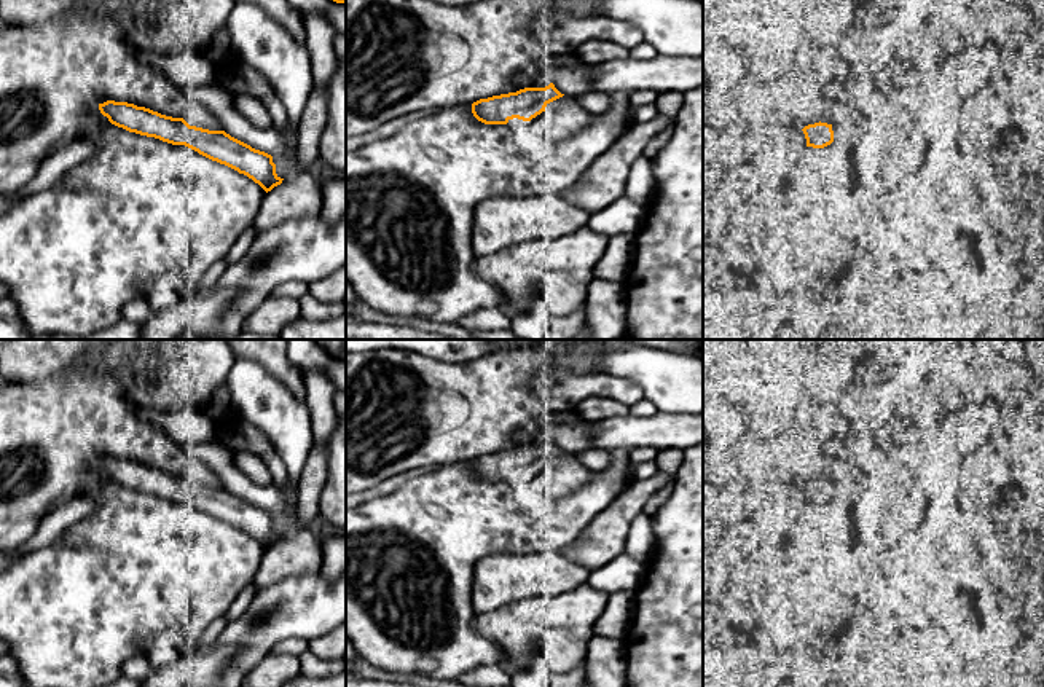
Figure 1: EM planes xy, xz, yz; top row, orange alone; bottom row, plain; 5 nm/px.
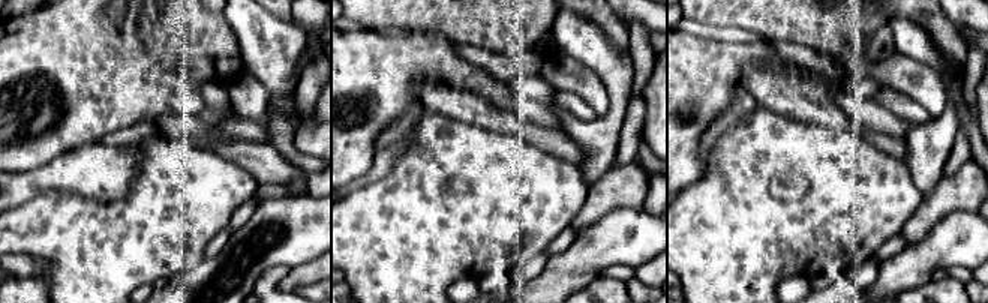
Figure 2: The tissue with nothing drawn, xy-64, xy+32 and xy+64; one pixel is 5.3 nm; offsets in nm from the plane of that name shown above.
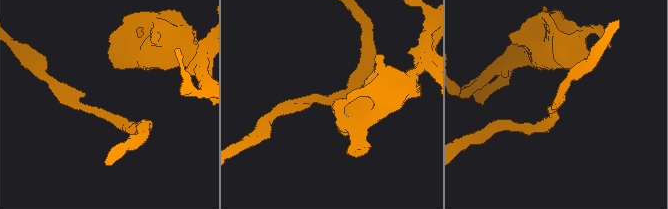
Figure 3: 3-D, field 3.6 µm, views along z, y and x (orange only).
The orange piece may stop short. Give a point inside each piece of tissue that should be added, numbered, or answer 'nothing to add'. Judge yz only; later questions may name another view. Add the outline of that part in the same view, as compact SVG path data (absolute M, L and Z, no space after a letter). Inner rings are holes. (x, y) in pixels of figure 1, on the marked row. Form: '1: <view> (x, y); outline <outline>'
nothing to add

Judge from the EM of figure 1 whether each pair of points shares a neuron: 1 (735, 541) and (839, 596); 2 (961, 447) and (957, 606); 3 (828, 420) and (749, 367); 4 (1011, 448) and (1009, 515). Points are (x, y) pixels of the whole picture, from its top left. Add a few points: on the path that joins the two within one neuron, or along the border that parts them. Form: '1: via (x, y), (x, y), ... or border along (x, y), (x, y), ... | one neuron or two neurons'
1: via (761, 561), (786, 587), (813, 588) | one neuron
2: via (949, 486), (949, 566) | one neuron
3: border along (824, 405), (815, 418), (813, 437), (831, 447) | two neurons
4: border along (987, 447), (1024, 458) | two neurons

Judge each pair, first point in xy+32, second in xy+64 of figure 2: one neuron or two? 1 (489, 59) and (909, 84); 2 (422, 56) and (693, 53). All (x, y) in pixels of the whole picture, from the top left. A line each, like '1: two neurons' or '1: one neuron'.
1: two neurons
2: one neuron

